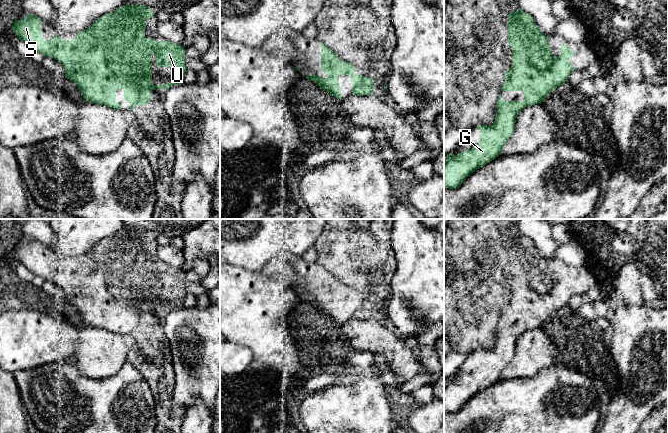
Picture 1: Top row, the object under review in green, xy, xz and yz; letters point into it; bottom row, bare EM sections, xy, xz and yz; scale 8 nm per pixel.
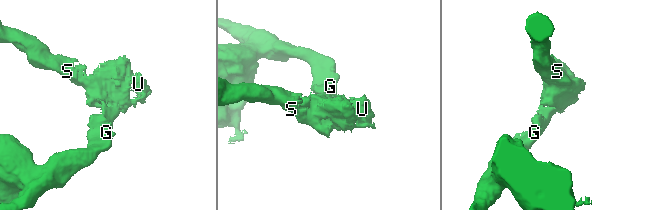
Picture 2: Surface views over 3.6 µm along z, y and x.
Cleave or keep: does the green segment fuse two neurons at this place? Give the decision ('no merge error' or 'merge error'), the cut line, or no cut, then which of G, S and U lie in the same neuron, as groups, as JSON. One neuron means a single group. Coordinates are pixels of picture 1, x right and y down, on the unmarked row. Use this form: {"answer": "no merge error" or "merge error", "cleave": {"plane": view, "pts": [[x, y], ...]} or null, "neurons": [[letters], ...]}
{"answer": "no merge error", "cleave": null, "neurons": [["G", "S", "U"]]}

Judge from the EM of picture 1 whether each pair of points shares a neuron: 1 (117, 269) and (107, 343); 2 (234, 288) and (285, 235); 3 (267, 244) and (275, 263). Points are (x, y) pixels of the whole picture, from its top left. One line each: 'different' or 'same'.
1: same
2: different
3: different

